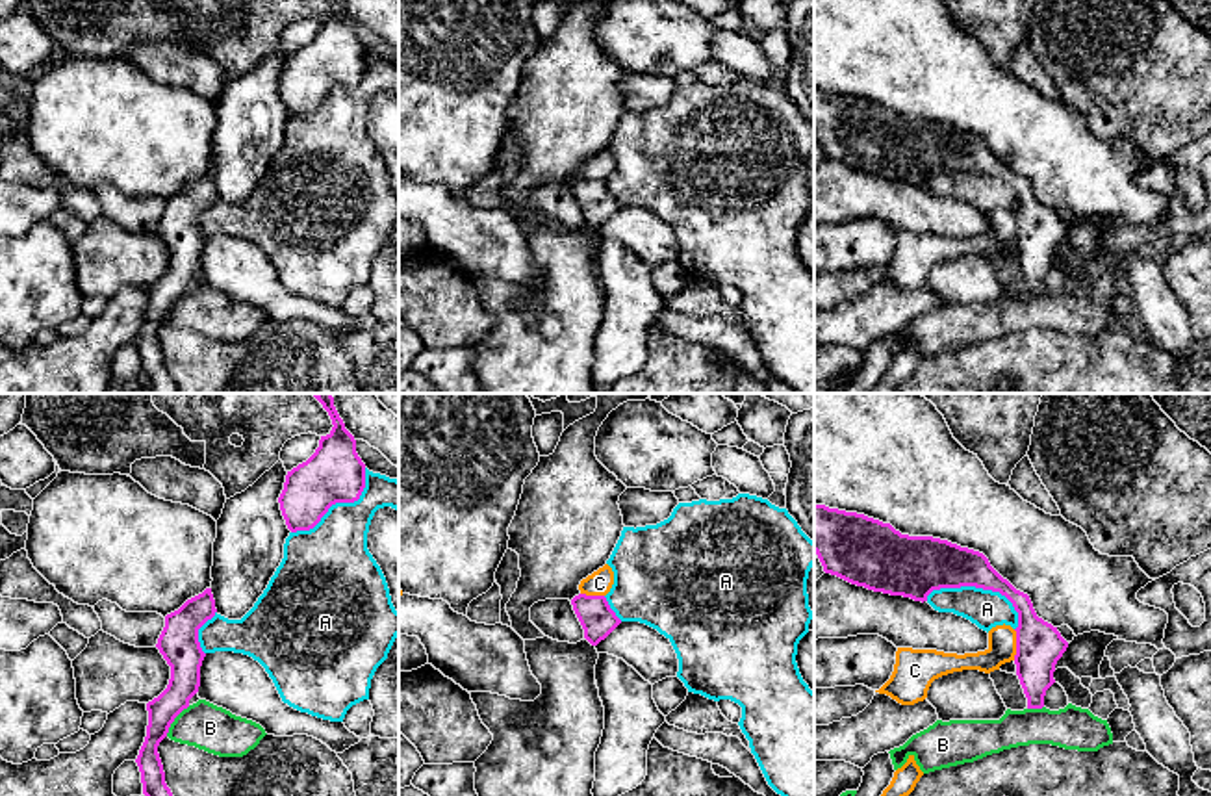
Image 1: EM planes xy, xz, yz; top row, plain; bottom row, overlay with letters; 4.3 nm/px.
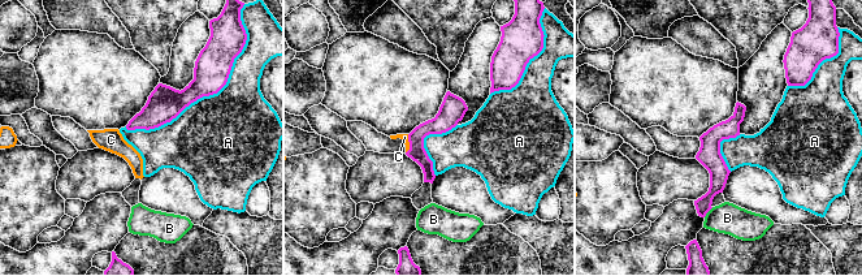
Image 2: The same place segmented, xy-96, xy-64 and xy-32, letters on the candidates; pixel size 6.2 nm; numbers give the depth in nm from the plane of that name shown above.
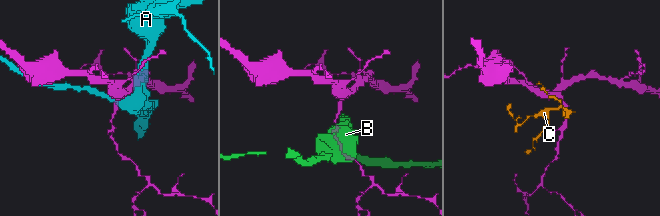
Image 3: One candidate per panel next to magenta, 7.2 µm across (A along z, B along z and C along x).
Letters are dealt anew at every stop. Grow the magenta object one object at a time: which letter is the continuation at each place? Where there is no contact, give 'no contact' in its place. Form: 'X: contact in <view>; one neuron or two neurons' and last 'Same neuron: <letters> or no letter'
A: contact in yz; two neurons
B: contact in xy; two neurons
C: contact in yz; two neurons
Same neuron: no letter

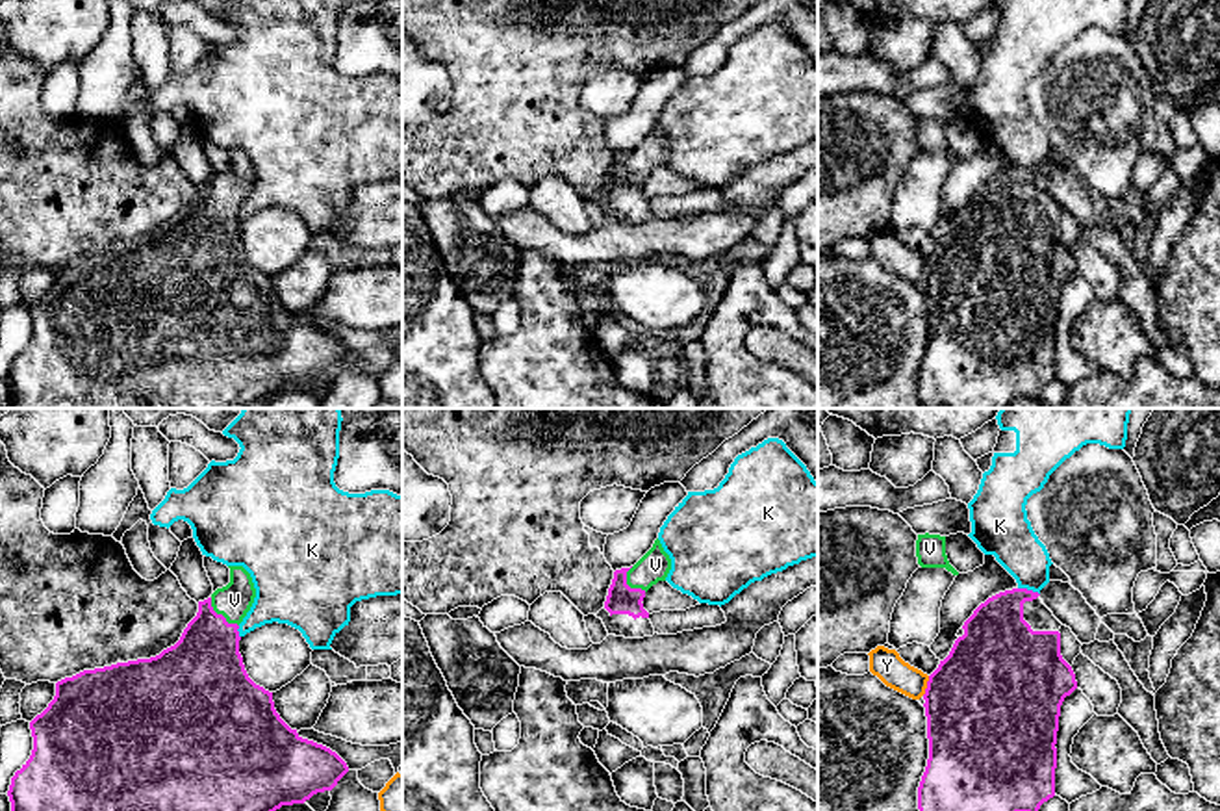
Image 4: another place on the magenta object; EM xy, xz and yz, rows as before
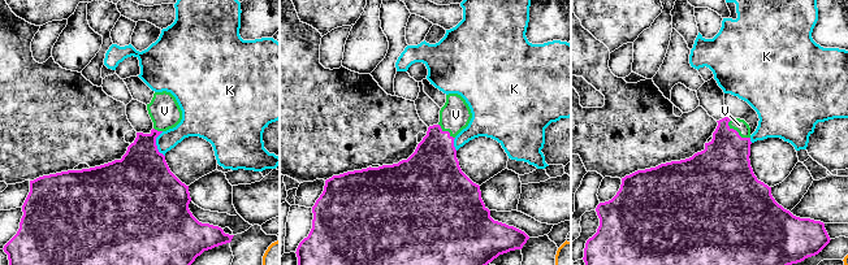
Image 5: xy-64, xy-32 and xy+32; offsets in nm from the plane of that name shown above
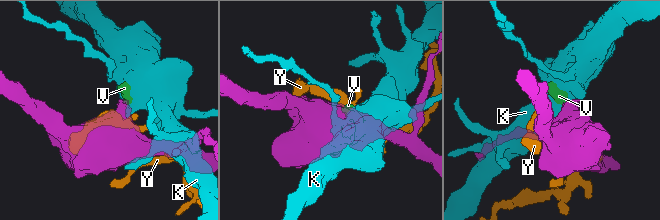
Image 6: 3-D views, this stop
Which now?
K: contact in yz; two neurons
V: contact in xy; one neuron
Y: contact in yz; two neurons
Same neuron: V

